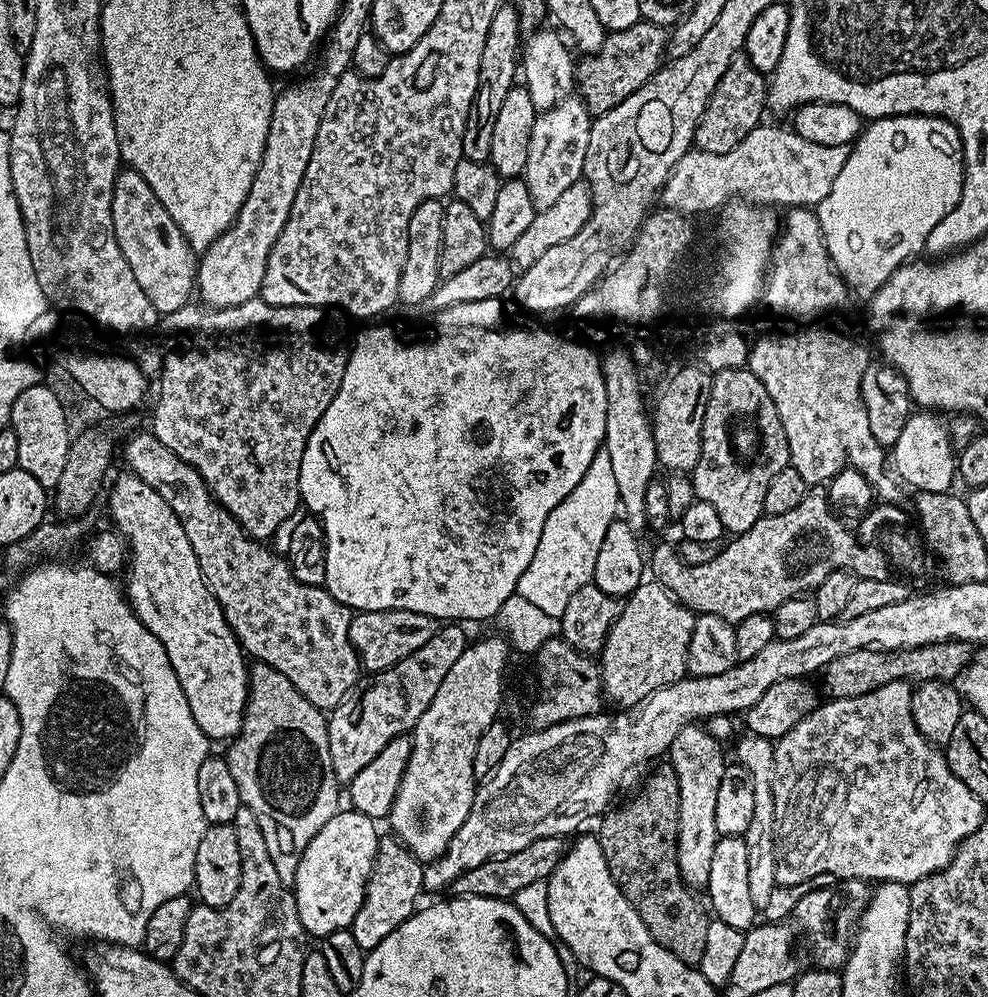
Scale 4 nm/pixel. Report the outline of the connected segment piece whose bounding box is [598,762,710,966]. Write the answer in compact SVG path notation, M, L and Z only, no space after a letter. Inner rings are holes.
M660 763L649 774L644 789L629 804L613 807L599 821L598 839L614 882L618 882L626 902L638 910L638 918L646 922L646 930L682 963L696 966L706 947L710 916L702 900L700 905L696 897L699 895L688 887L678 870L678 774L671 763Z

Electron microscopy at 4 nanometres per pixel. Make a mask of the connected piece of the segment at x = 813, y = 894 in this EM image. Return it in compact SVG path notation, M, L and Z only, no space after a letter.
M836 880L835 882L828 882L832 884L824 884L821 886L821 888L815 888L816 886L809 887L808 892L802 896L796 903L796 907L794 909L794 920L795 923L798 925L800 923L799 931L802 933L804 931L804 936L806 939L808 939L808 948L810 951L812 951L812 960L817 969L822 972L840 972L841 969L843 969L844 964L848 959L850 958L850 954L852 953L852 946L856 943L856 933L858 931L858 925L860 922L861 916L864 915L865 910L868 908L868 902L870 899L870 884L869 881L866 880Z

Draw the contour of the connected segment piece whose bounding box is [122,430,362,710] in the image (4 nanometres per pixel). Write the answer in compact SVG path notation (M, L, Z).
M142 431L128 436L128 445L123 445L122 452L124 450L124 456L132 467L129 469L145 480L175 510L176 517L186 530L186 538L190 538L190 546L194 546L194 554L198 558L204 581L220 603L222 614L240 647L253 661L269 664L274 666L274 670L286 674L286 678L294 682L298 691L315 708L331 710L339 706L345 696L357 687L356 679L362 676L360 657L348 637L353 613L339 604L328 593L327 588L304 585L296 580L287 559L283 555L275 556L267 548L267 543L249 538L232 515L213 500L204 479L189 464L182 462L166 446L162 446L162 442L158 442L151 431Z

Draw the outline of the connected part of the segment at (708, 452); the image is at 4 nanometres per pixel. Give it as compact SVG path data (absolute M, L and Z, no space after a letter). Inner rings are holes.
M747 367L717 371L712 378L710 398L706 402L706 418L702 422L702 454L698 458L698 466L690 474L697 500L710 502L710 506L718 510L725 533L745 532L764 515L766 488L774 476L789 464L786 434L782 430L774 398L770 398L766 386L762 386L759 378Z

